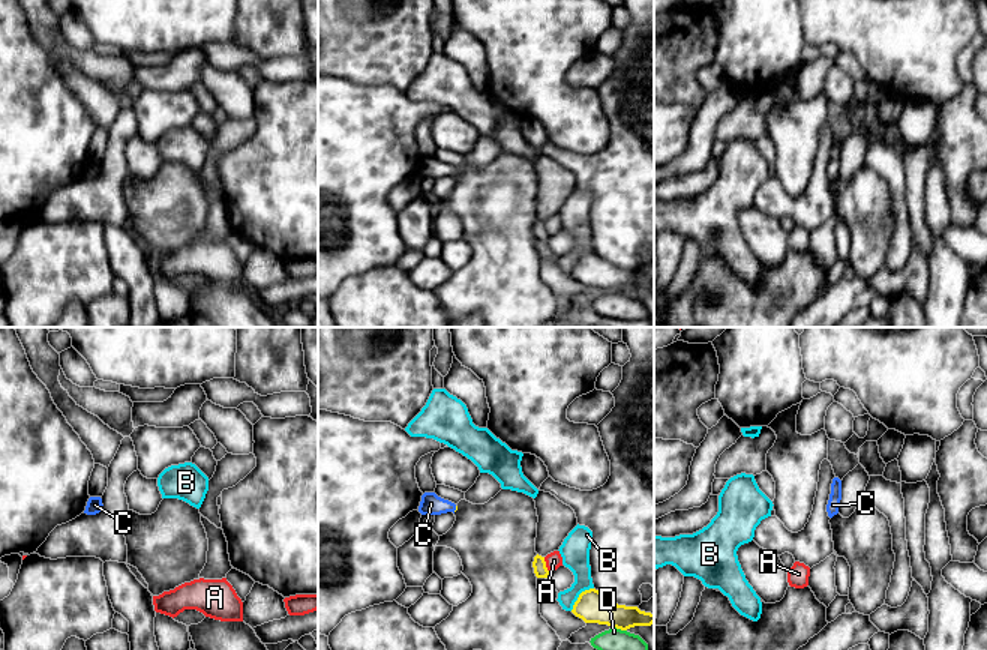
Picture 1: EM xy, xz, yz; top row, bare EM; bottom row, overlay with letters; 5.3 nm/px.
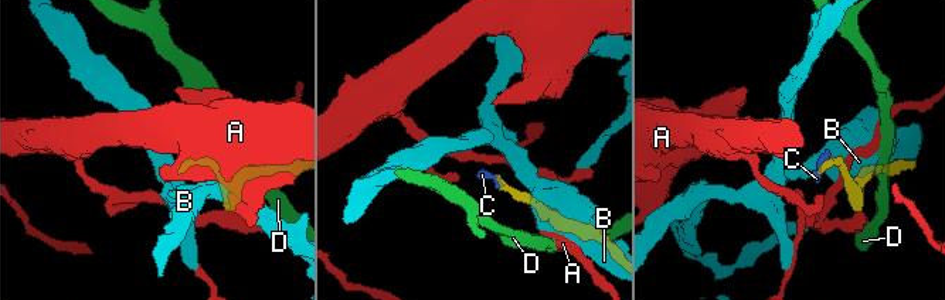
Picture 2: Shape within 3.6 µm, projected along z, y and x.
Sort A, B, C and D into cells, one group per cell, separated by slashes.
A / B / C / D

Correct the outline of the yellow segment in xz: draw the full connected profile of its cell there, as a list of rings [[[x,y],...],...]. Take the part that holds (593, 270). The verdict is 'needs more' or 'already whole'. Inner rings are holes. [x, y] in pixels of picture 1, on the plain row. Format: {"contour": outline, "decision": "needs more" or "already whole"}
{"contour": [[[596,252],[579,258],[572,276],[585,287],[598,287],[627,294],[634,290],[651,290],[654,278],[638,270],[618,269]]], "decision": "already whole"}

